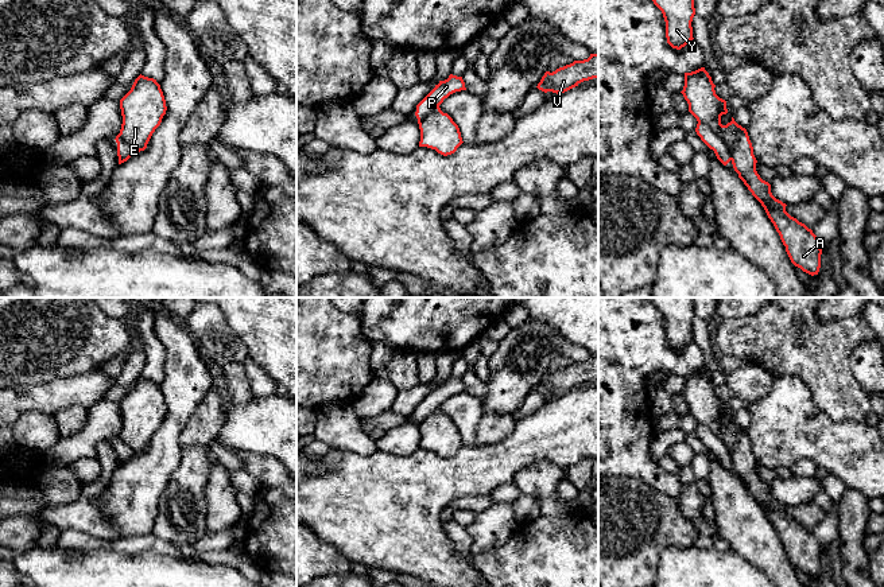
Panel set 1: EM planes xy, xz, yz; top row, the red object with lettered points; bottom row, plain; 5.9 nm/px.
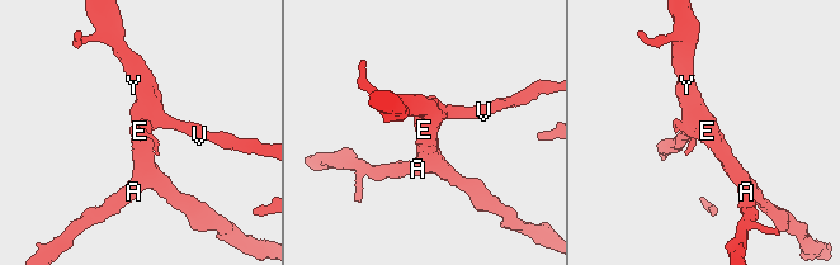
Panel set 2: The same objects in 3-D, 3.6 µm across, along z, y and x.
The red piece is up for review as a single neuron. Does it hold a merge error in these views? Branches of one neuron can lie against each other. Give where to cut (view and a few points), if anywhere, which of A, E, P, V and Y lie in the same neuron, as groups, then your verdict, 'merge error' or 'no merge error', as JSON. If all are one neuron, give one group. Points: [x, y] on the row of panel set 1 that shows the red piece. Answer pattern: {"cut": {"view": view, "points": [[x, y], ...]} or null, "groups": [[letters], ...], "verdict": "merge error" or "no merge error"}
{"cut": {"view": "yz", "points": [[698, 121], [706, 123], [720, 136], [732, 159]]}, "groups": [["A", "E", "V", "Y"], ["P"]], "verdict": "merge error"}

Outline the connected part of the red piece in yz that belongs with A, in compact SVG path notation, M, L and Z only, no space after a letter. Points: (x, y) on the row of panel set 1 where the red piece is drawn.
M705 67L685 73L685 86L681 93L689 104L689 112L698 123L707 124L721 136L730 151L734 171L764 207L791 263L811 276L818 275L822 249L817 236L786 211L787 205L772 195L771 184L757 174L757 160L747 129L738 125L733 117L726 125L721 124L721 116L728 113L726 101L716 94L714 88L716 85Z

